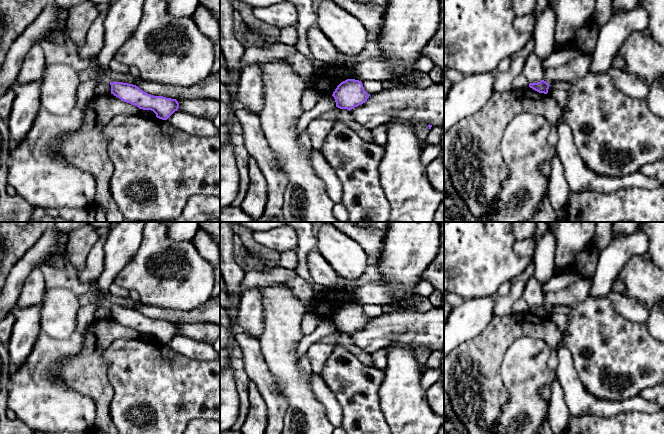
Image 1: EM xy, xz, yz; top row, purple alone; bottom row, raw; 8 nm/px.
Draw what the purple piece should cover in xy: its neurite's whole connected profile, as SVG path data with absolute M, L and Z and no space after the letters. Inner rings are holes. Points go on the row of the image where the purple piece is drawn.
M110 82L110 85L111 94L124 102L137 106L139 109L153 111L156 117L162 120L167 120L179 108L176 99L153 96L133 84Z

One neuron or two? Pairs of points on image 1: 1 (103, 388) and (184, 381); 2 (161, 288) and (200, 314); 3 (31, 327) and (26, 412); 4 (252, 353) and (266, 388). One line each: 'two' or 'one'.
1: two
2: two
3: two
4: one

